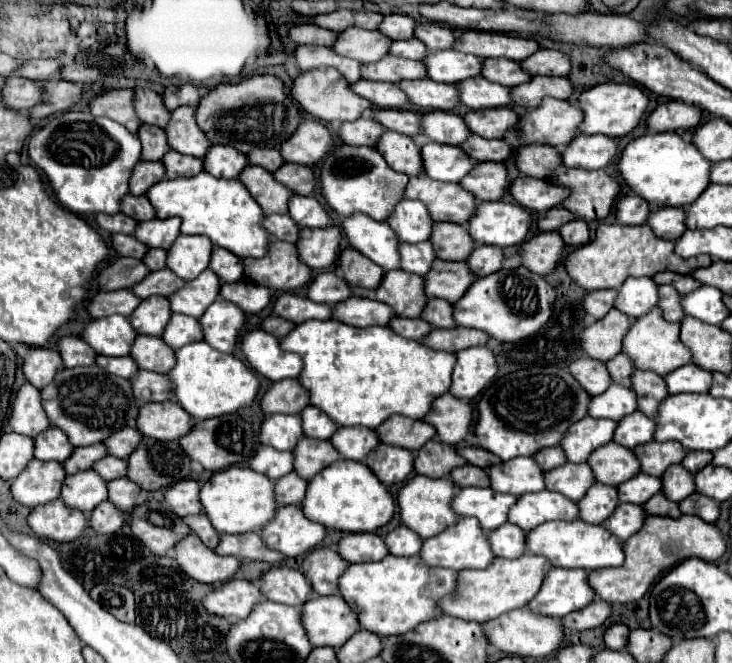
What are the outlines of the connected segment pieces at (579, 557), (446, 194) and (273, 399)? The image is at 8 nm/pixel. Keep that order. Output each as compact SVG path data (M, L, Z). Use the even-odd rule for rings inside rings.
M554 521L542 523L534 531L526 533L526 549L534 555L542 555L548 559L552 567L578 567L586 571L604 569L604 567L618 567L624 563L624 551L620 541L610 535L602 525L590 525L584 521Z
M424 175L410 177L406 199L422 201L430 211L430 217L436 221L452 221L460 225L466 225L478 207L474 195L458 183L438 183Z
M296 379L272 383L260 401L260 409L264 411L264 415L270 413L294 415L300 413L306 405L310 405L310 393Z

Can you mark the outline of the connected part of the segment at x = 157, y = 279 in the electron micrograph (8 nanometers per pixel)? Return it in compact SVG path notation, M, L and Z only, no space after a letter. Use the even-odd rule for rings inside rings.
M168 269L150 271L150 275L146 279L142 279L142 283L138 283L138 287L132 287L132 293L138 295L140 299L148 299L152 295L164 295L164 297L168 297L170 293L178 291L184 283L186 281L182 281L180 277L176 277Z

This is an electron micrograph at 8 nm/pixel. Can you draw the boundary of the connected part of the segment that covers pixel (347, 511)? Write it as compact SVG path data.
M340 459L314 475L308 481L306 499L302 499L302 513L310 517L310 521L322 523L324 527L334 527L338 531L360 533L360 531L376 531L386 525L396 509L396 503L388 489L378 481L378 477L360 461Z

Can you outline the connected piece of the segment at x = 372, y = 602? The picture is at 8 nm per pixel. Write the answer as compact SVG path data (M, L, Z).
M388 555L386 559L374 563L348 565L348 569L338 579L340 597L358 615L360 627L380 637L402 635L406 631L412 631L418 623L442 615L438 601L446 595L452 595L454 587L456 571L426 567L418 557L394 555Z

